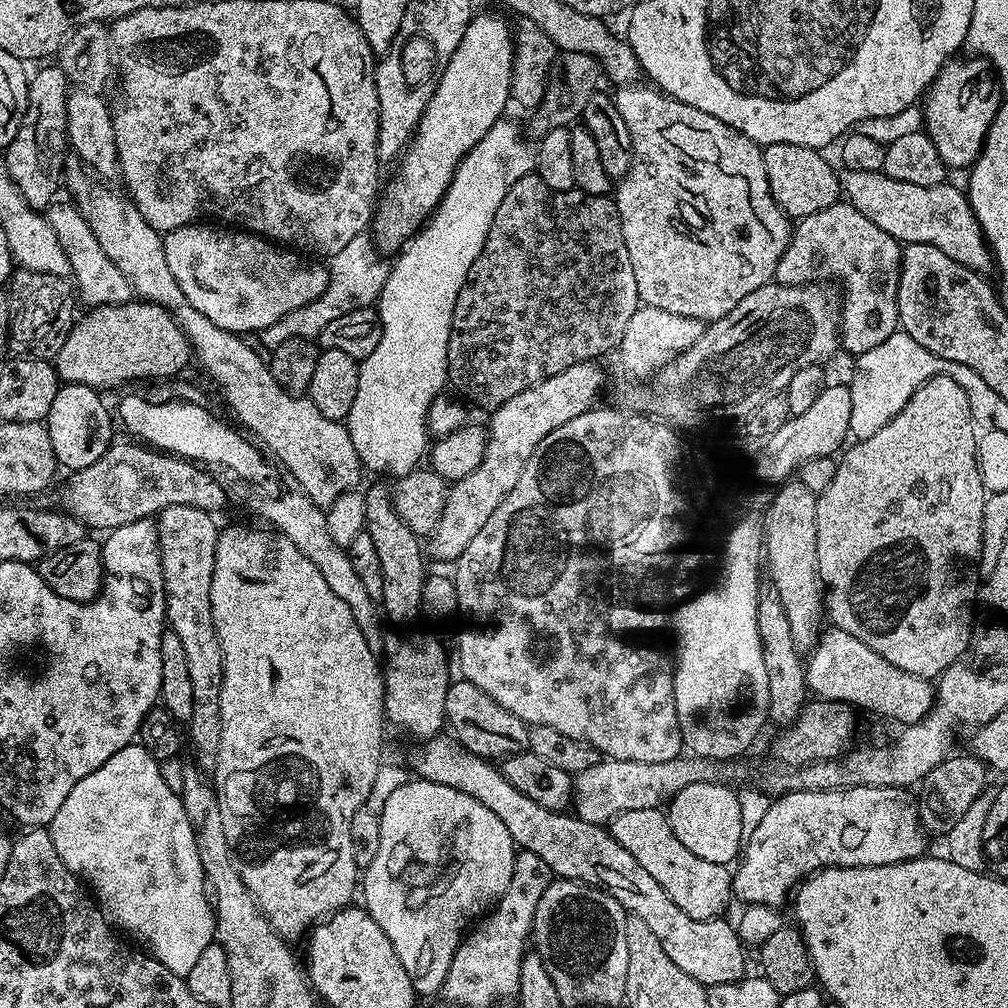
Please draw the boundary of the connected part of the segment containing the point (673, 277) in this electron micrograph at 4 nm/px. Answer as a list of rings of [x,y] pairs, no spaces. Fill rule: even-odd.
[[[643,83],[625,84],[617,87],[614,99],[618,106],[618,114],[622,114],[622,122],[626,122],[626,130],[630,130],[630,142],[632,143],[632,165],[630,170],[614,188],[616,209],[622,222],[622,238],[626,238],[626,250],[630,250],[630,266],[634,266],[634,282],[638,282],[638,294],[644,304],[658,306],[658,310],[670,310],[670,314],[682,314],[686,318],[698,318],[705,322],[721,320],[746,294],[754,294],[763,284],[773,283],[776,267],[783,252],[787,248],[788,241],[792,237],[793,225],[790,217],[776,205],[770,190],[770,182],[766,178],[766,166],[764,165],[764,153],[761,145],[754,143],[750,138],[743,136],[738,130],[726,126],[714,114],[706,114],[694,106],[686,106],[682,102],[664,95],[655,87],[643,88]],[[704,184],[712,192],[720,188],[724,196],[728,196],[728,204],[703,204],[700,199],[704,196]]]

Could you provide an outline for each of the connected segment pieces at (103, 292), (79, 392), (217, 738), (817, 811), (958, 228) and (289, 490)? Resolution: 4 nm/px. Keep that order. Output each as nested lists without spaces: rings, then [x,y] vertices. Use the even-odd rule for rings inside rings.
[[[53,203],[47,209],[46,215],[50,226],[54,226],[54,234],[58,236],[66,258],[69,259],[69,264],[72,267],[70,276],[78,289],[79,299],[83,303],[85,300],[85,305],[88,306],[127,304],[129,300],[133,299],[134,293],[126,274],[122,274],[122,270],[118,270],[118,266],[114,266],[114,262],[110,262],[110,258],[106,256],[106,250],[102,250],[102,246],[98,246],[98,238],[94,238],[94,230],[90,230],[86,218],[75,203],[60,203]]]
[[[61,383],[58,394],[50,406],[46,427],[50,434],[50,446],[54,446],[57,465],[61,469],[75,470],[93,465],[114,443],[112,424],[114,416],[104,405],[97,389],[81,384]]]
[[[172,505],[169,508],[162,509],[155,517],[156,533],[158,534],[158,542],[160,543],[160,561],[162,562],[162,574],[164,575],[164,597],[166,598],[166,617],[167,627],[174,634],[178,634],[178,638],[182,641],[182,647],[186,649],[186,667],[190,669],[190,683],[194,685],[194,710],[190,714],[190,718],[186,722],[187,737],[192,738],[192,744],[197,748],[196,756],[199,767],[204,770],[212,770],[216,767],[216,759],[218,758],[218,746],[222,743],[222,686],[224,685],[224,655],[220,649],[218,642],[218,634],[214,630],[214,618],[210,610],[210,582],[214,578],[214,562],[216,561],[216,537],[218,535],[218,524],[215,524],[213,513],[203,512],[202,509],[195,509],[194,506],[188,505]]]
[[[854,786],[853,788],[835,788],[834,790],[818,790],[817,792],[786,792],[783,796],[777,796],[771,801],[769,810],[762,817],[762,822],[755,827],[754,832],[750,834],[746,843],[743,845],[742,851],[738,857],[738,863],[735,865],[734,871],[732,872],[732,895],[738,901],[741,900],[741,905],[747,906],[749,904],[761,904],[767,908],[779,909],[780,903],[784,899],[793,895],[794,889],[803,881],[805,878],[812,875],[814,872],[820,871],[821,868],[881,868],[887,864],[901,864],[903,860],[919,860],[925,855],[926,849],[924,849],[924,839],[926,839],[926,833],[924,828],[920,824],[920,806],[915,795],[911,796],[911,791],[908,788],[895,788],[894,786]]]
[[[854,170],[843,173],[842,192],[847,203],[853,204],[870,218],[870,222],[874,222],[874,226],[886,230],[886,234],[892,235],[899,243],[936,246],[954,262],[981,274],[993,269],[991,248],[984,239],[978,218],[974,218],[974,210],[963,187],[955,188],[951,182],[938,186],[913,186],[911,182],[890,178],[882,170]]]
[[[285,475],[282,480],[282,498],[275,501],[276,517],[273,518],[271,527],[277,532],[281,532],[314,566],[318,566],[318,574],[326,578],[326,586],[350,606],[350,614],[354,614],[354,622],[358,622],[358,630],[362,630],[362,638],[370,646],[370,650],[379,653],[384,647],[384,636],[380,632],[380,620],[382,621],[382,612],[378,607],[377,601],[366,594],[366,586],[362,586],[358,574],[354,571],[354,566],[350,562],[345,545],[334,542],[334,537],[326,530],[325,509],[319,508],[315,502],[302,490],[298,478]]]

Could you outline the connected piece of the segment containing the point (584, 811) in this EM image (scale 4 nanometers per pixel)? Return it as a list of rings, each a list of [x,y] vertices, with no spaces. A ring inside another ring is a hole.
[[[681,754],[670,762],[634,762],[601,758],[590,770],[575,773],[571,807],[580,820],[601,826],[607,825],[613,816],[626,814],[626,810],[660,808],[667,805],[686,786],[694,782],[716,780],[715,768],[709,761],[695,754]]]

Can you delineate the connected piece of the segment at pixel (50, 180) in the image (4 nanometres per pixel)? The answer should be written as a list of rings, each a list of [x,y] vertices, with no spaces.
[[[58,66],[40,68],[30,76],[24,121],[22,126],[18,126],[18,134],[14,134],[14,142],[10,142],[2,152],[2,162],[10,178],[14,178],[28,205],[37,210],[47,209],[57,199],[56,191],[62,188],[62,173],[66,168],[64,148],[69,147],[66,122],[69,91],[68,75]]]

